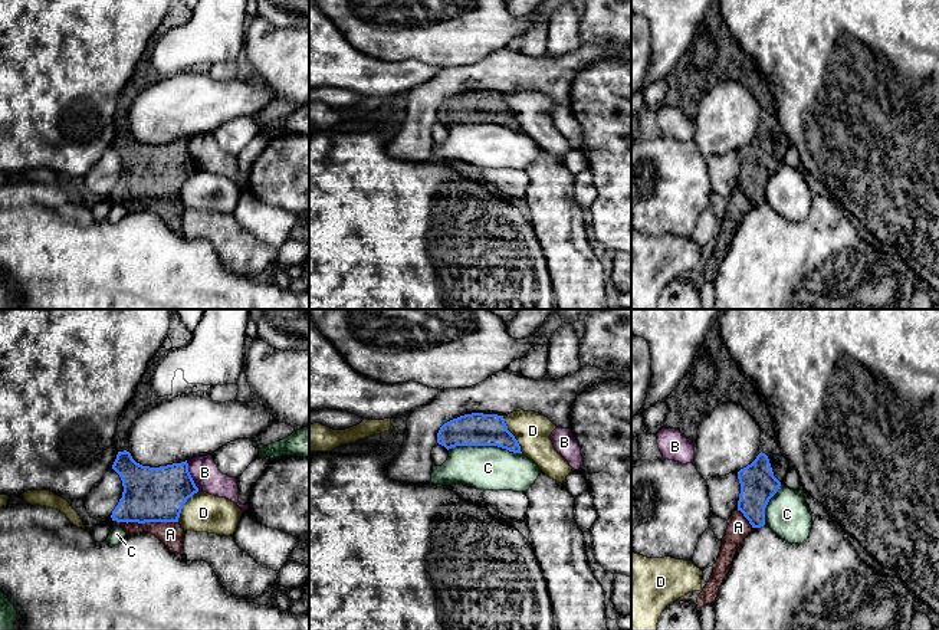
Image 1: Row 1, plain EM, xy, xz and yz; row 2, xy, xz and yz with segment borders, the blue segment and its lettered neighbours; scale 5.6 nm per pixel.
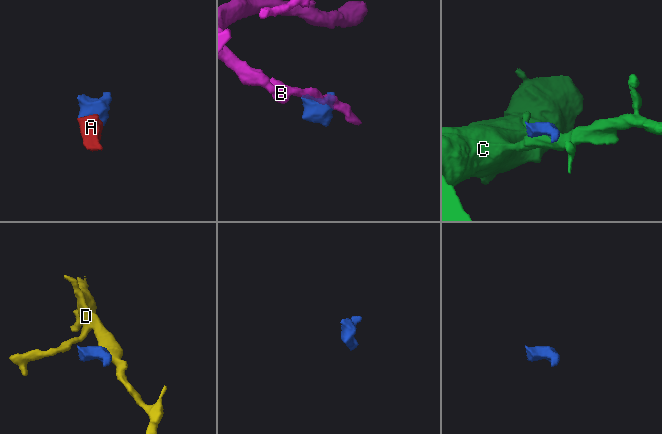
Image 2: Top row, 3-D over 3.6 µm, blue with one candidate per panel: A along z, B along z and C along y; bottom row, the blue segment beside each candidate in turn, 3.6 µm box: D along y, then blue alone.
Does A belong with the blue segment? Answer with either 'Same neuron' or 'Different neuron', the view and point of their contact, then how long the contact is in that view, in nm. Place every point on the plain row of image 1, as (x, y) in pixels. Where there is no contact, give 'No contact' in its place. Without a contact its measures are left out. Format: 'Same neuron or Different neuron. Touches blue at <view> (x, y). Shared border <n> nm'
Same neuron. Touches blue at xy (145, 199). Shared border 360 nm

